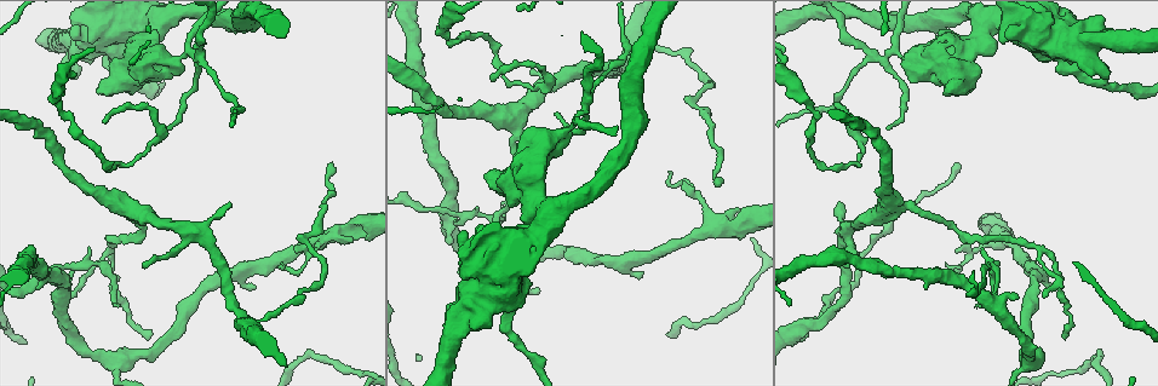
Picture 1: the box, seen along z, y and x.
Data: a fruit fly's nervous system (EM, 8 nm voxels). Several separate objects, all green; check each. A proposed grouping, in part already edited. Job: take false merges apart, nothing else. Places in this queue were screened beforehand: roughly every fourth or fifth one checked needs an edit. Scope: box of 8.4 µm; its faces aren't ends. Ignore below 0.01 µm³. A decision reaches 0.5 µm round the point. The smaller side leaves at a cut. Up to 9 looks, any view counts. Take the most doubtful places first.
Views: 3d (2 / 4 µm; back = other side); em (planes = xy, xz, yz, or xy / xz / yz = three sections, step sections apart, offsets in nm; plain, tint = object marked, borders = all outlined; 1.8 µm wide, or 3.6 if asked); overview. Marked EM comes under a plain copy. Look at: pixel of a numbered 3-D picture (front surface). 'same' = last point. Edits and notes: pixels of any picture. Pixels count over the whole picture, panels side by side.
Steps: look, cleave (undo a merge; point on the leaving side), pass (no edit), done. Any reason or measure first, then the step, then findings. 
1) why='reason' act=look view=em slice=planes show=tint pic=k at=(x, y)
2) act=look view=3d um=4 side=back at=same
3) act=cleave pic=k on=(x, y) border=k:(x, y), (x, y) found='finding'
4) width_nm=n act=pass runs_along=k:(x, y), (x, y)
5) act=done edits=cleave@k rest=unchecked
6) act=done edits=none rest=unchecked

why='narrows sharply' act=look view=3d um=2 pic=1 at=(244, 324)

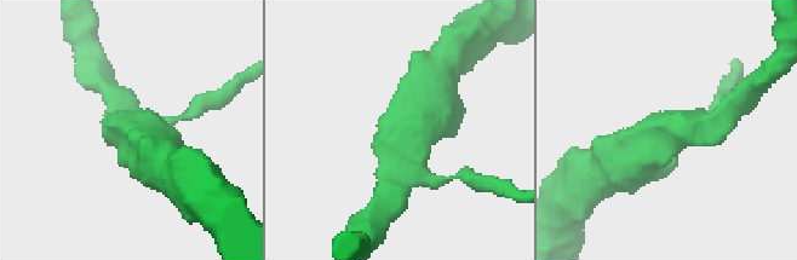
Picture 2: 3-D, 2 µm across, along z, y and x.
arms=3 act=look view=em slice=xz step=16 show=tint pic=2 at=(124, 128)

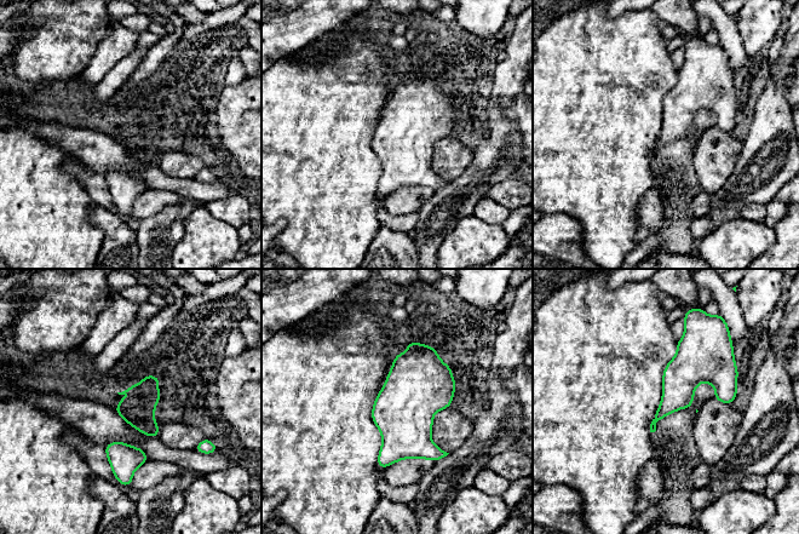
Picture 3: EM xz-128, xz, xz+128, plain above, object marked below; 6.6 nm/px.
act=pass found='one neuron here'

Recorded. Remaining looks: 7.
why='thick turns thin' act=look view=em um=3.6 slice=xy step=4 show=tint pic=1 at=(1066, 40)

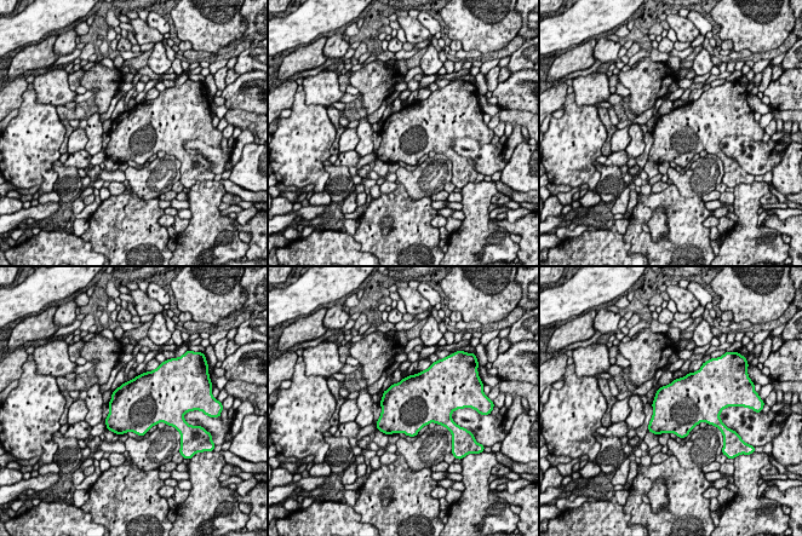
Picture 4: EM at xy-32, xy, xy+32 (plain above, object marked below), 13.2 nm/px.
why='cut it another way' act=look view=em um=3.6 slice=planes show=borders at=same

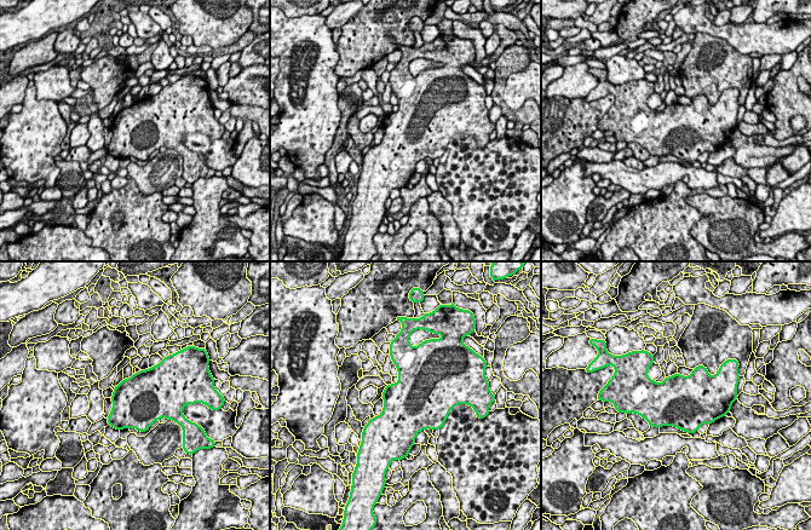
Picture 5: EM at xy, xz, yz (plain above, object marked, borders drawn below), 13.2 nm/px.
act=pass found='all the same neuron'

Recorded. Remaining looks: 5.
act=look view=3d um=2 pic=1 at=(545, 87)

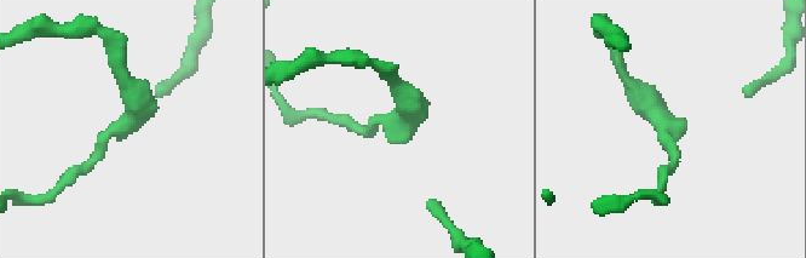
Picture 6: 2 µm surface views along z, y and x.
why='shape alone is not enough' act=look view=em slice=planes show=tint pic=6 at=(126, 125)

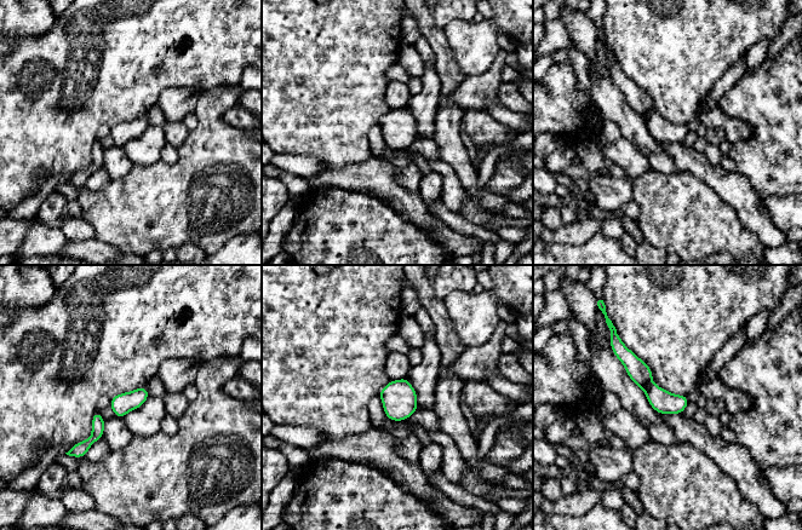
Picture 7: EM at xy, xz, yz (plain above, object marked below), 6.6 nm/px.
width_nm=140 act=pass runs_along=7:(620, 347), (645, 382), (680, 410) found='continuous, no second neuron'

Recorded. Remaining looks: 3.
act=look view=em slice=xy step=16 show=tint pic=1 at=(77, 265)

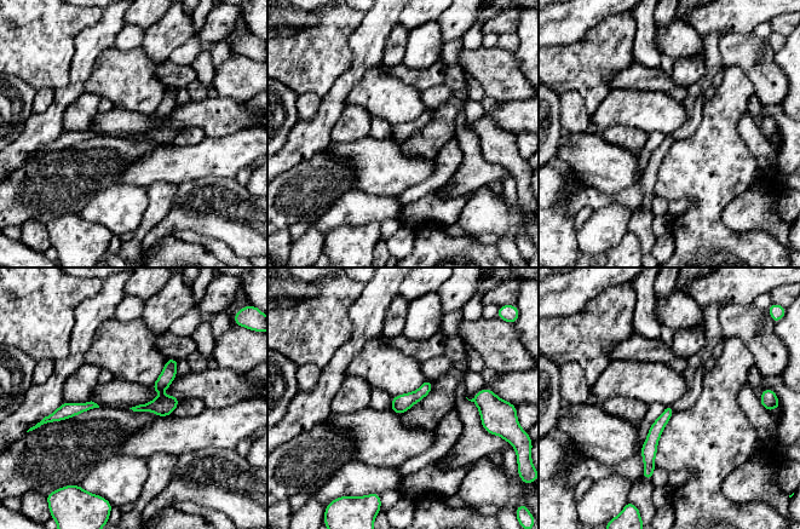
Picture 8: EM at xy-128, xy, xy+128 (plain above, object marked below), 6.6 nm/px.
act=look view=em slice=planes show=tint at=same

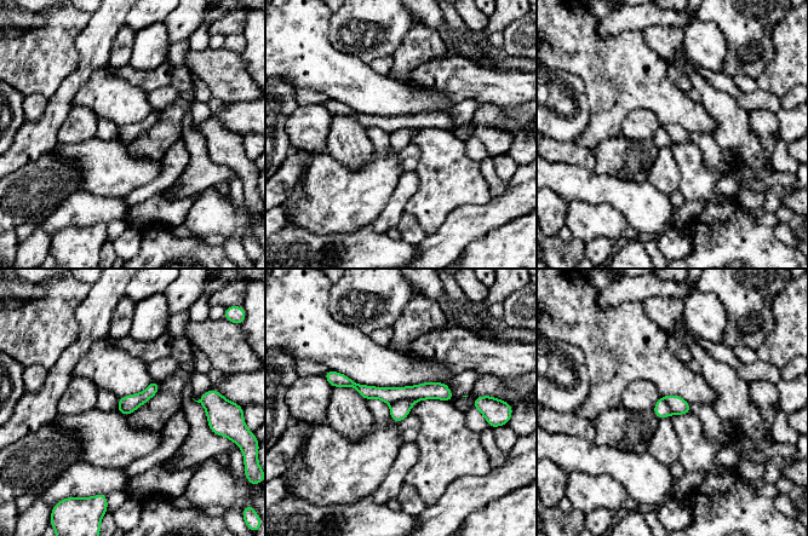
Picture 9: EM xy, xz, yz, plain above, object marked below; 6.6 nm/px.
act=cleave pic=9 on=(428, 390) found='a second neuron is stuck on'

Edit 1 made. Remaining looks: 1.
act=done edits=cleave@9 rest=unchecked

